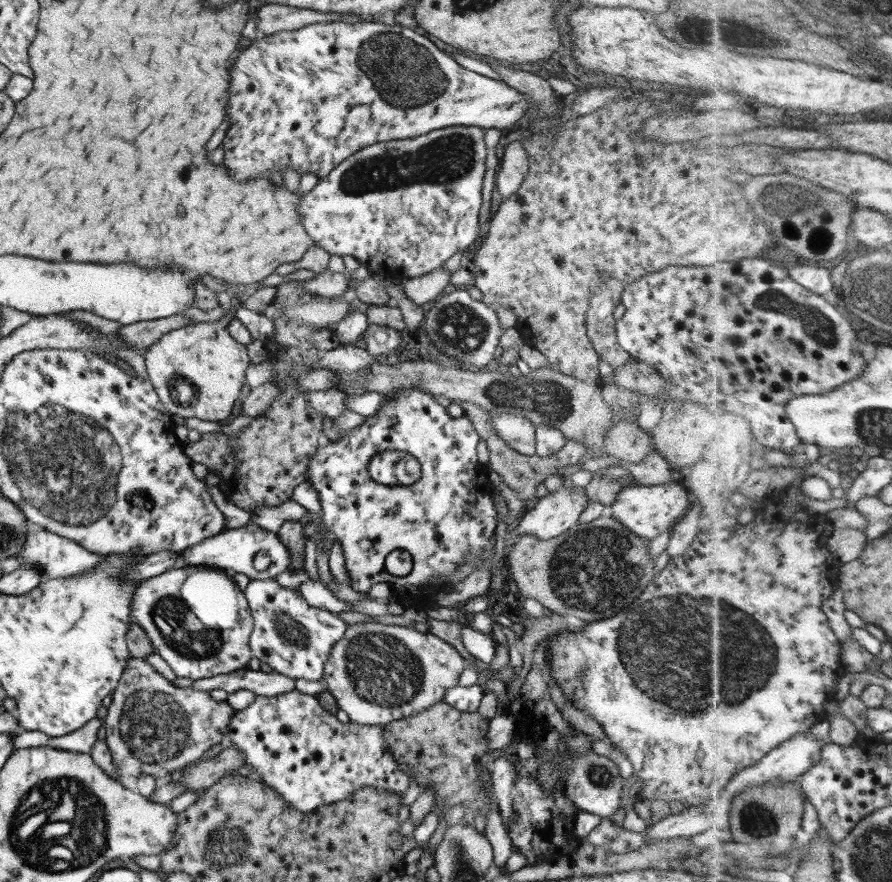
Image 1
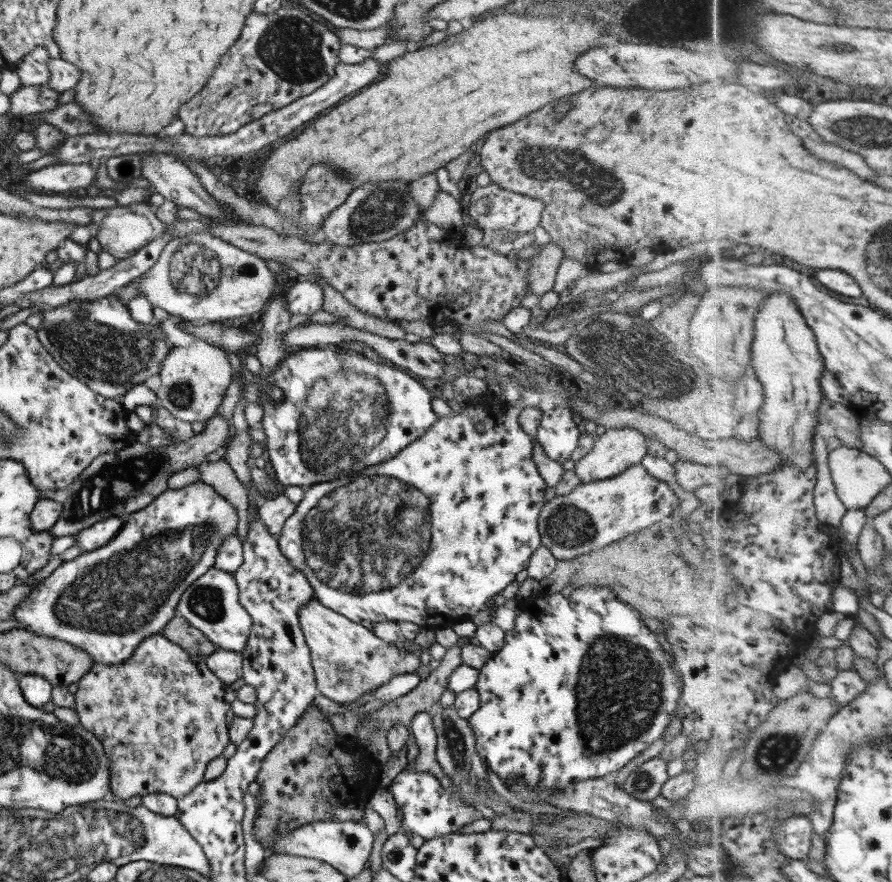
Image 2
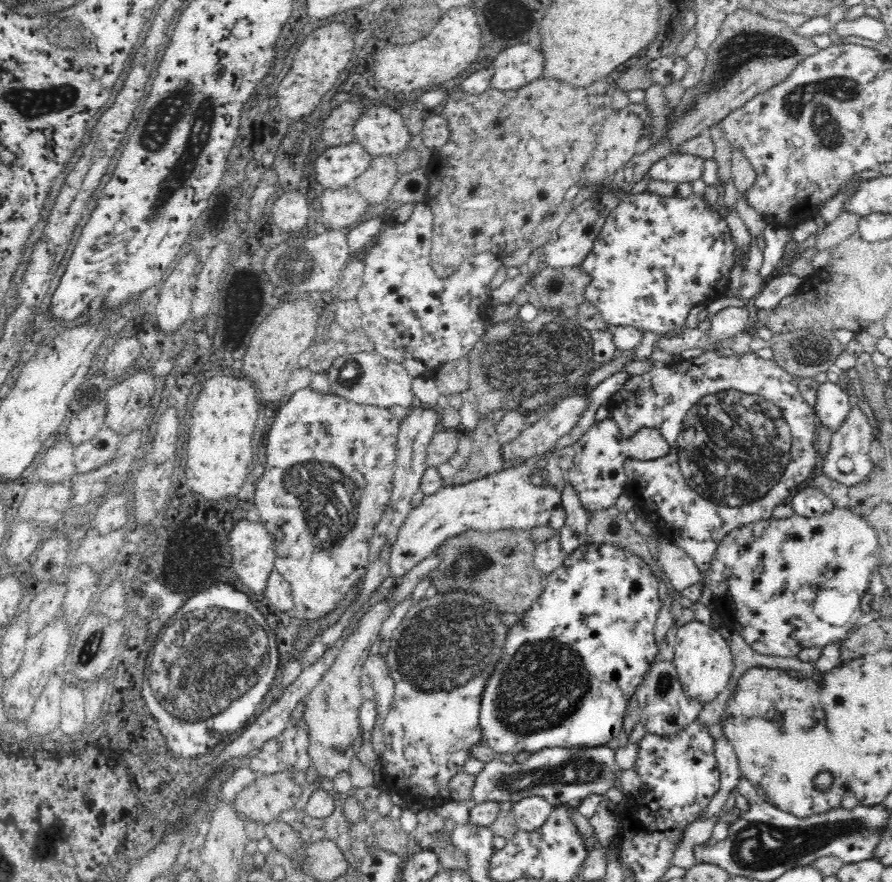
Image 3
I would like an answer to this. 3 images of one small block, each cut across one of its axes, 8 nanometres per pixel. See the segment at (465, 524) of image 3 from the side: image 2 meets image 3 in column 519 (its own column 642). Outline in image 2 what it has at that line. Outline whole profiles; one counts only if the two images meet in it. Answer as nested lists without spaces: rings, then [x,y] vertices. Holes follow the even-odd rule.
[[[637,463],[612,478],[579,484],[569,494],[545,503],[537,517],[540,544],[557,560],[573,559],[643,529],[652,529],[656,522],[666,520],[679,499],[672,485],[652,478]]]

